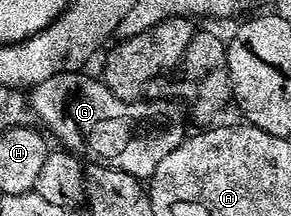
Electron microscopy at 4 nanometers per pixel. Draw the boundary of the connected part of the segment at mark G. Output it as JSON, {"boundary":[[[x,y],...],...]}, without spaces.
{"boundary":[[[85,71],[60,73],[32,86],[27,100],[34,118],[42,121],[44,128],[50,134],[53,132],[68,152],[80,155],[86,162],[106,165],[138,179],[152,177],[155,167],[185,141],[186,110],[184,113],[173,99],[124,101],[108,89],[104,80],[87,74]]]}

